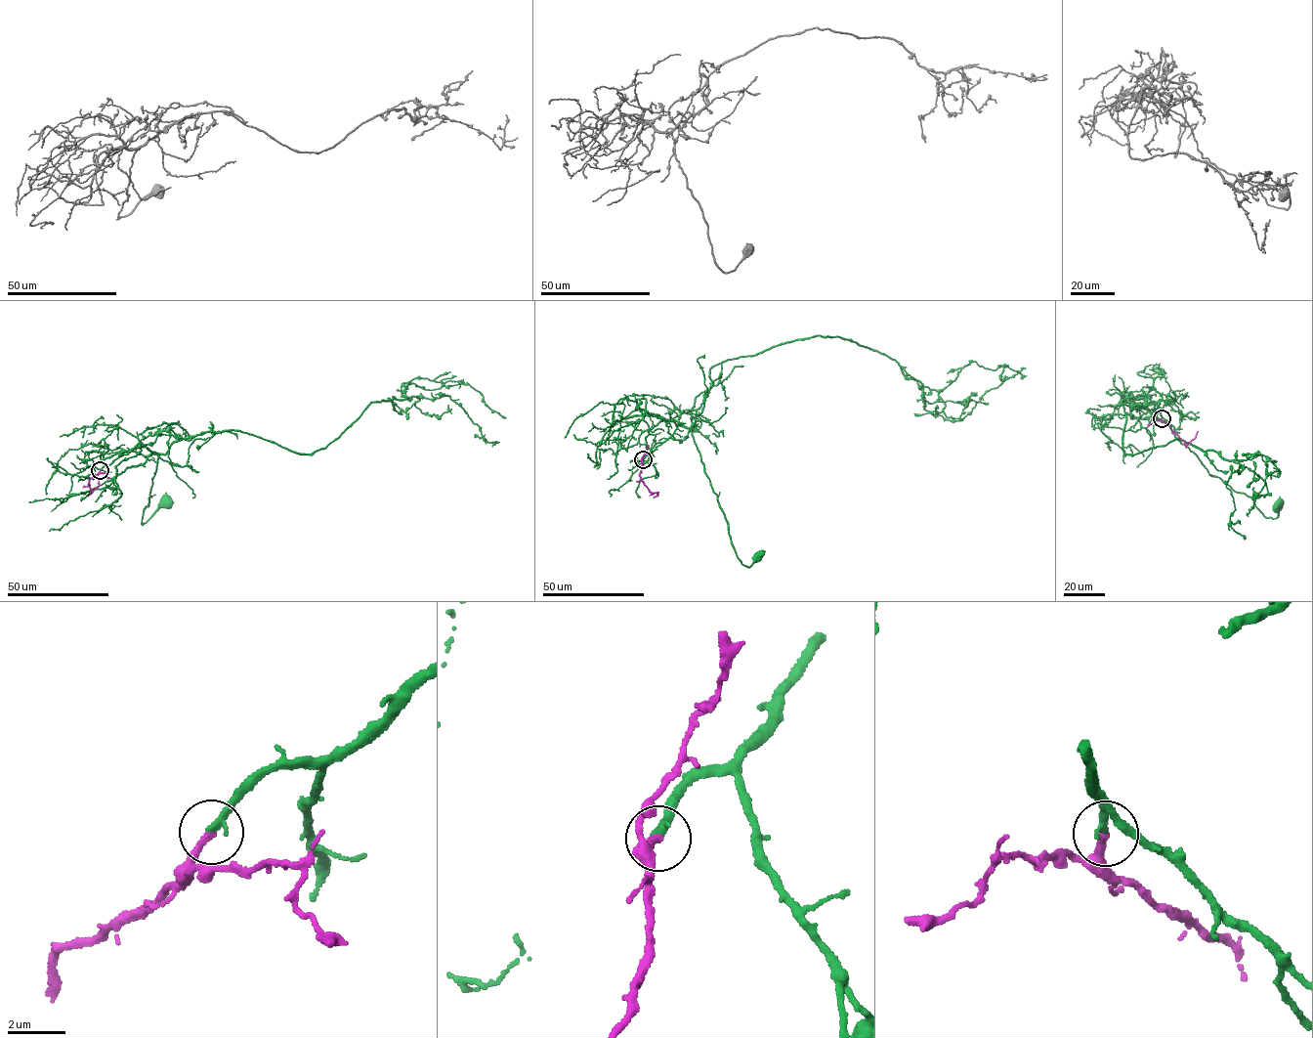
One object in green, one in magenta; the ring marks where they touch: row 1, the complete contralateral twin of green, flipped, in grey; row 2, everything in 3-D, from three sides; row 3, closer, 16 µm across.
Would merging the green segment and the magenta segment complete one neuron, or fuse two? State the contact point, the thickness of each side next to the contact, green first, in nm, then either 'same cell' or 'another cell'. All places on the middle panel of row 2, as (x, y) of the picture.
(643, 459) | 280/280 nm | same cell

